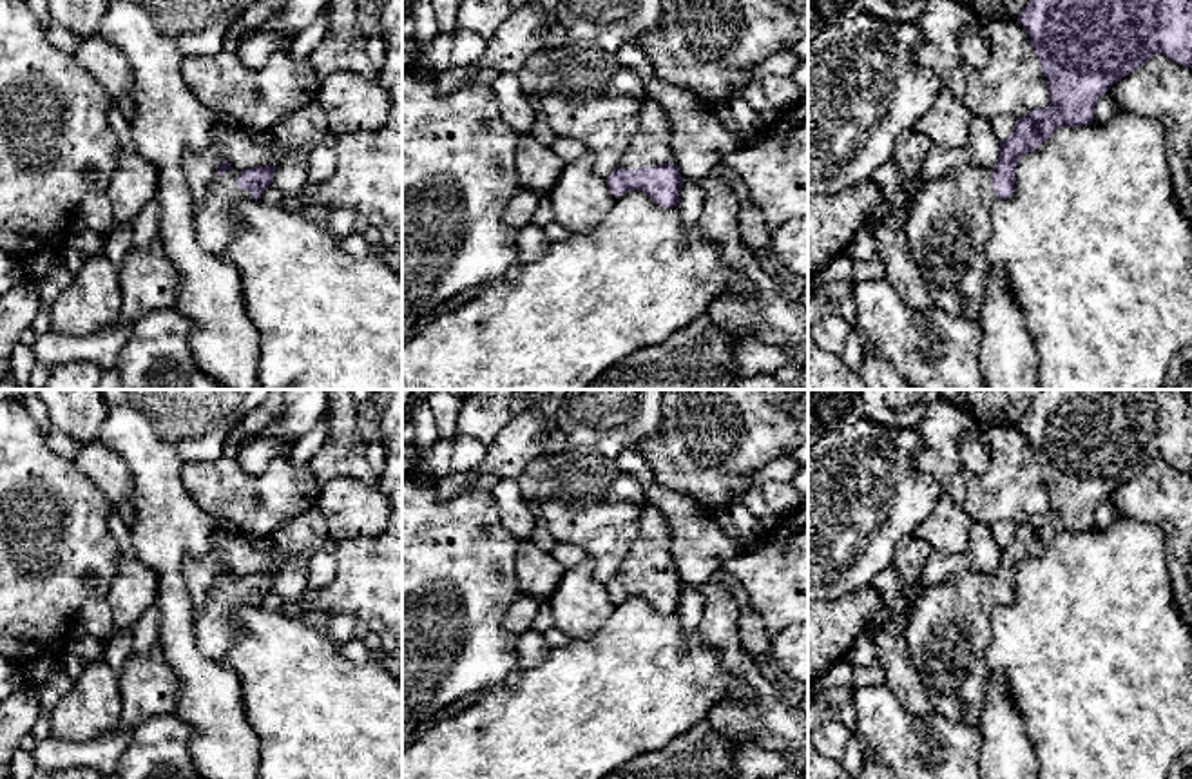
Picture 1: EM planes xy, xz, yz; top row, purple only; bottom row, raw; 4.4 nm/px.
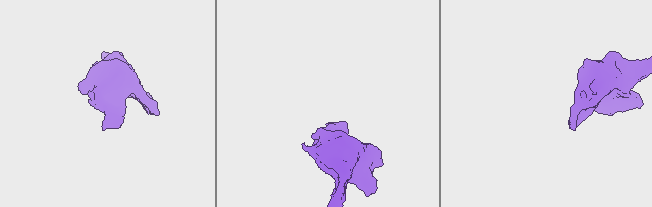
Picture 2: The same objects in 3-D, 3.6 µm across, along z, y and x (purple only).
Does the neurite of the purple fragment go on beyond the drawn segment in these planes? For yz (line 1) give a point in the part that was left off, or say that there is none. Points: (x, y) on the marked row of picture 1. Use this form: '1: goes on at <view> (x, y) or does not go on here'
1: goes on at yz (948, 223)

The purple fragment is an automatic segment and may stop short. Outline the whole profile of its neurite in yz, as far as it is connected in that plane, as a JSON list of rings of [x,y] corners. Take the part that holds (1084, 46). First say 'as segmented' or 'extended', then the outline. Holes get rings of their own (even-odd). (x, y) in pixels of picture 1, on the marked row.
extended | [[[1029,0],[1018,22],[1042,63],[1049,103],[1016,121],[1014,132],[1000,141],[993,170],[958,167],[922,183],[906,216],[906,239],[933,306],[953,317],[978,319],[987,274],[989,210],[995,199],[1014,194],[1022,156],[1038,150],[1062,127],[1092,123],[1098,98],[1152,56],[1163,54],[1183,67],[1192,63],[1192,0]]]

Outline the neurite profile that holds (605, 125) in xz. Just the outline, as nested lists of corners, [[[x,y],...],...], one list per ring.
[[[545,94],[538,111],[547,118],[558,138],[572,138],[594,156],[594,172],[607,179],[629,149],[639,127],[643,98],[616,94],[585,101],[572,101],[558,94]]]

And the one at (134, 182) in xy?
[[[121,150],[105,190],[114,226],[134,226],[141,208],[158,194],[158,168],[136,150]]]

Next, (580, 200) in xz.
[[[591,152],[565,163],[558,183],[547,196],[553,203],[554,219],[571,234],[589,232],[616,203],[607,181],[594,172]]]

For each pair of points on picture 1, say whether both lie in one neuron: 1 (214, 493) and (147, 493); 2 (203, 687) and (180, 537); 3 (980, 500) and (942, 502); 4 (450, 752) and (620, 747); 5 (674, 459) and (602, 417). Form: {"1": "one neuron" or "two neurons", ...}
{"1": "two neurons", "2": "one neuron", "3": "two neurons", "4": "one neuron", "5": "two neurons"}

